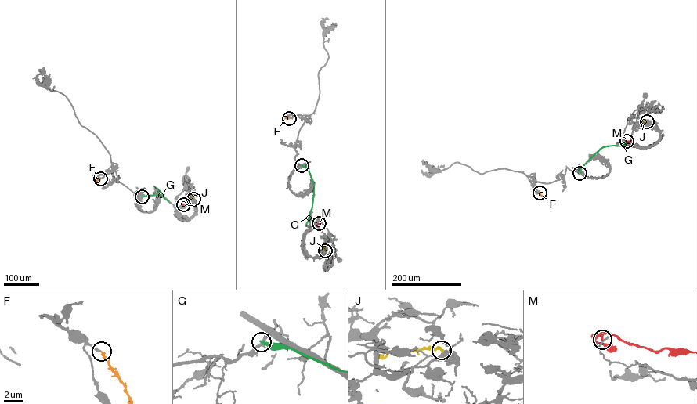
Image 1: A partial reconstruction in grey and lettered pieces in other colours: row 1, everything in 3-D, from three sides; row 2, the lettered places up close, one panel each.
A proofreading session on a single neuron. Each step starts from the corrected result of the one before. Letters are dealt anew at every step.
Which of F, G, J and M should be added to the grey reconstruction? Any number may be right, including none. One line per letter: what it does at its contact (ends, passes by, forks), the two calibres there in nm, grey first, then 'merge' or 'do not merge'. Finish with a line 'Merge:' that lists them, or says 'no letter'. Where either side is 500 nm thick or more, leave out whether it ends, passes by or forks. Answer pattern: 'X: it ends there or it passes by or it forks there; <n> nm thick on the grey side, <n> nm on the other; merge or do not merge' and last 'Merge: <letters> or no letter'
F: it ends there; 240 nm thick on the grey side, 240 nm on the other; merge
G: it ends there; 280 nm thick on the grey side, 240 nm on the other; do not merge
J: 500 nm thick on the grey side, 280 nm on the other; do not merge
M: it ends there; 180 nm thick on the grey side, 160 nm on the other; do not merge
Merge: F

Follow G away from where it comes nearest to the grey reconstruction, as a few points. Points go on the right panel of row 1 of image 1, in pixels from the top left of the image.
G: (580, 173), (581, 167), (601, 148), (622, 146), (631, 140)

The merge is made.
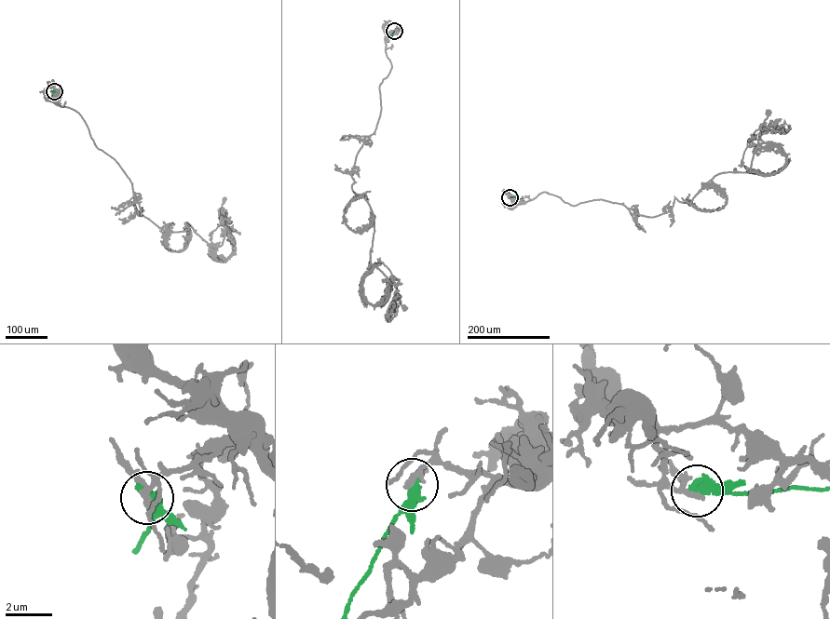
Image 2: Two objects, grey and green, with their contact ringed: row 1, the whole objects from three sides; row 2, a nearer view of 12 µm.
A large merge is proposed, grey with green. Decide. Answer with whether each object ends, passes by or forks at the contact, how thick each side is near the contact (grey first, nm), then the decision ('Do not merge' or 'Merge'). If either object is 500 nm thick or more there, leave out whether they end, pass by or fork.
Thickness 220 nm (grey) against 600 nm. Do not merge

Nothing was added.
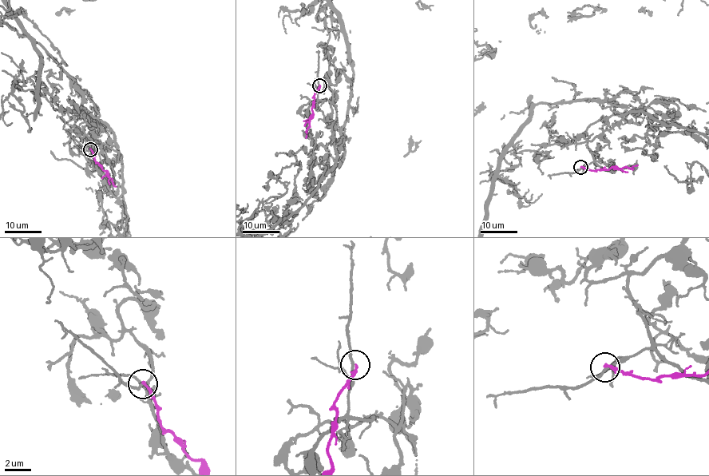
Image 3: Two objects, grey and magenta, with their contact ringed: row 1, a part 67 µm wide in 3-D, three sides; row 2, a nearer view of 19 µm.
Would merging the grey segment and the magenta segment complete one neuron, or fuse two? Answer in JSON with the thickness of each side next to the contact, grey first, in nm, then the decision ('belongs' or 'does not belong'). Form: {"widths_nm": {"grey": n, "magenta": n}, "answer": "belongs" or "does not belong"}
{"widths_nm": {"grey": 190, "magenta": 190}, "answer": "does not belong"}

